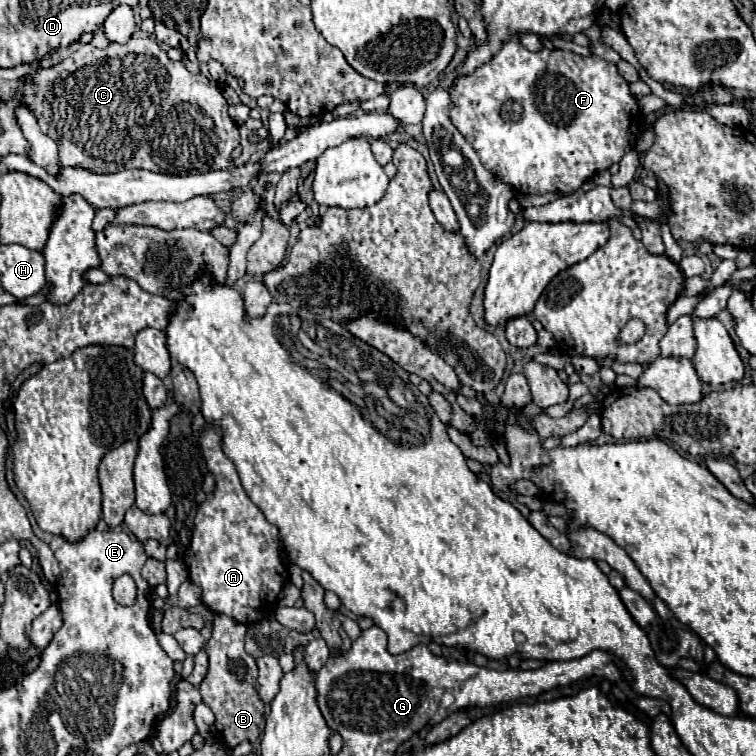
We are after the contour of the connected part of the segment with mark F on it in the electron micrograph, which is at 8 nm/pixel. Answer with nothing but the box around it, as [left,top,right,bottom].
[450,40,640,194]

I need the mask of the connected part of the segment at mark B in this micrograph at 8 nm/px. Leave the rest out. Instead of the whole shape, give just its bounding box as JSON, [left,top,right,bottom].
[198,614,266,748]

